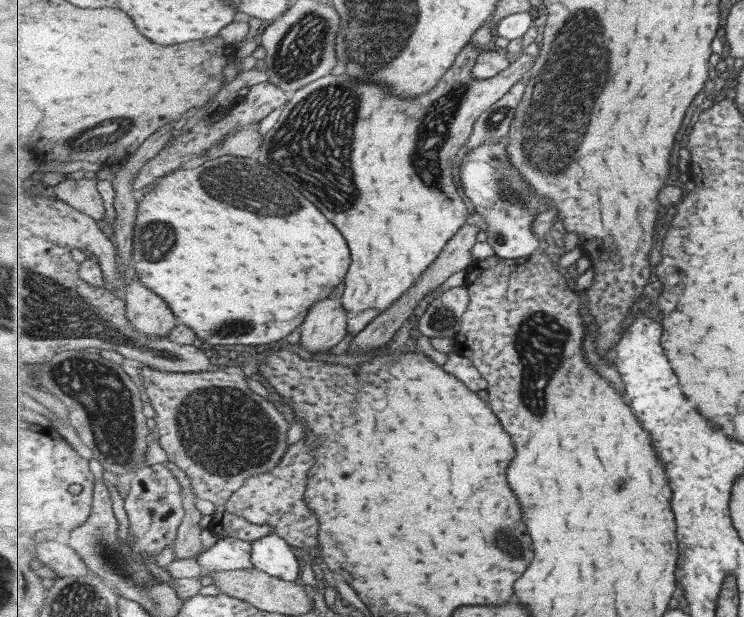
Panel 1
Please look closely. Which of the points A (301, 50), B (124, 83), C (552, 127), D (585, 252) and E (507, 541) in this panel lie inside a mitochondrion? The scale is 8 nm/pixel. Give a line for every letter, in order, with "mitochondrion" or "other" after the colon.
A: mitochondrion
B: other
C: mitochondrion
D: other
E: mitochondrion

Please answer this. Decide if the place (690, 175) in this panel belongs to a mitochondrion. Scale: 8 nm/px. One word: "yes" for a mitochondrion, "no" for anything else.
no

